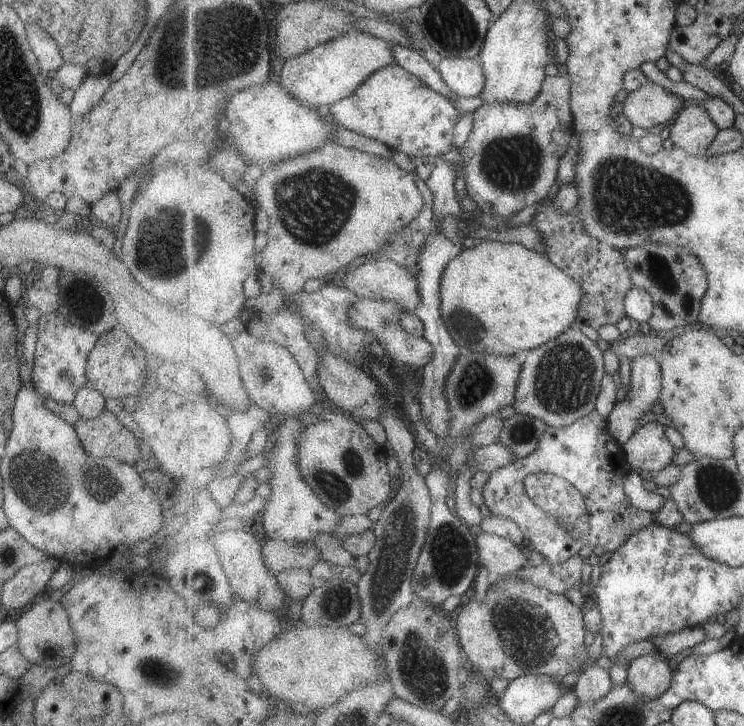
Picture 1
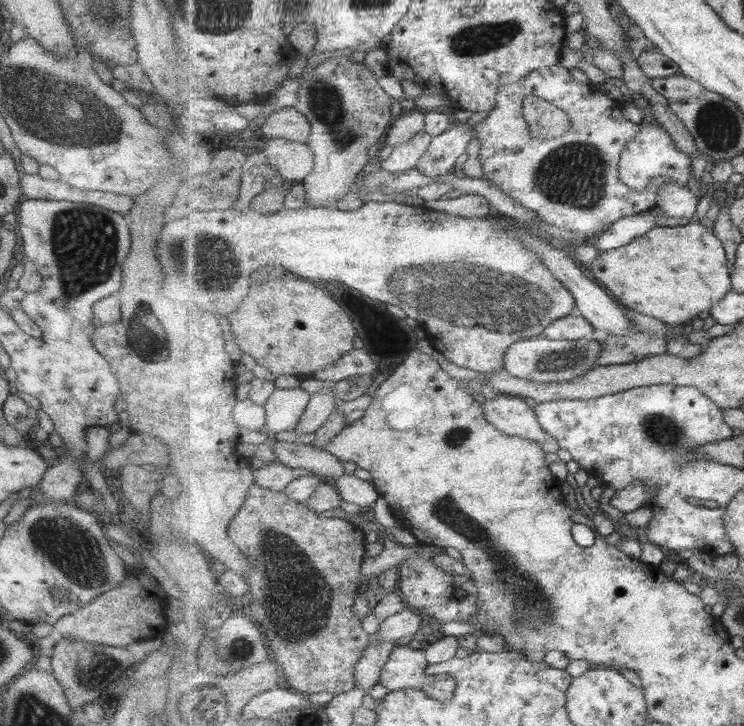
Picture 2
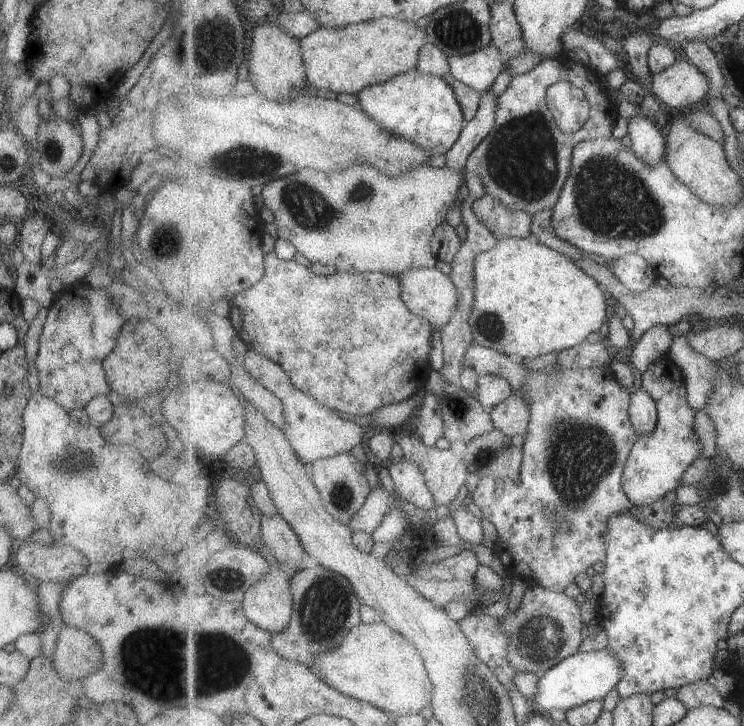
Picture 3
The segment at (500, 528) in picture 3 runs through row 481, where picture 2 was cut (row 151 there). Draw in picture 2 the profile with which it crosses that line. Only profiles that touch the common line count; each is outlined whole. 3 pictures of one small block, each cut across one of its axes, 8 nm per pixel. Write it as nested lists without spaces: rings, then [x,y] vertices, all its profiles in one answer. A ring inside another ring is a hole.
[[[559,64],[531,72],[531,75],[521,82],[501,88],[497,94],[496,107],[482,122],[475,125],[477,139],[480,141],[479,156],[483,178],[489,179],[529,210],[541,214],[545,224],[573,232],[577,236],[577,242],[598,236],[619,219],[653,209],[658,206],[657,192],[645,194],[641,190],[632,189],[620,179],[622,153],[643,129],[641,123],[630,122],[623,116],[625,106],[621,101],[607,98],[607,93],[599,91],[592,84],[576,82],[569,70]],[[529,94],[537,95],[565,110],[573,122],[569,131],[554,139],[537,139],[531,136],[529,126],[523,118],[523,102]]]

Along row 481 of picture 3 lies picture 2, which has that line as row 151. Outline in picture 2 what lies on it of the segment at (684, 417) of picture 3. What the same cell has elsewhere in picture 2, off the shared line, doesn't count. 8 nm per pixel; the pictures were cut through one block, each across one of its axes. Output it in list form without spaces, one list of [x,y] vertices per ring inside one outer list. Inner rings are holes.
[[[642,123],[640,135],[629,142],[629,145],[624,149],[620,161],[620,179],[628,184],[629,187],[635,190],[644,190],[651,182],[651,178],[655,176],[666,176],[675,180],[684,187],[691,180],[691,164],[693,160],[688,154],[683,153],[674,142],[671,134],[667,132],[665,127],[658,124]]]

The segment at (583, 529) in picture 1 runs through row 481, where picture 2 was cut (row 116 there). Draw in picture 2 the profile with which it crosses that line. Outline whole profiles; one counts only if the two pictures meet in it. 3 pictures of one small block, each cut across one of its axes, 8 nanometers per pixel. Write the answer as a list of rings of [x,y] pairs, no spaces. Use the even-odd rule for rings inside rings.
[[[529,94],[523,102],[523,118],[531,136],[537,139],[560,137],[573,125],[571,116],[565,110],[534,94]]]

